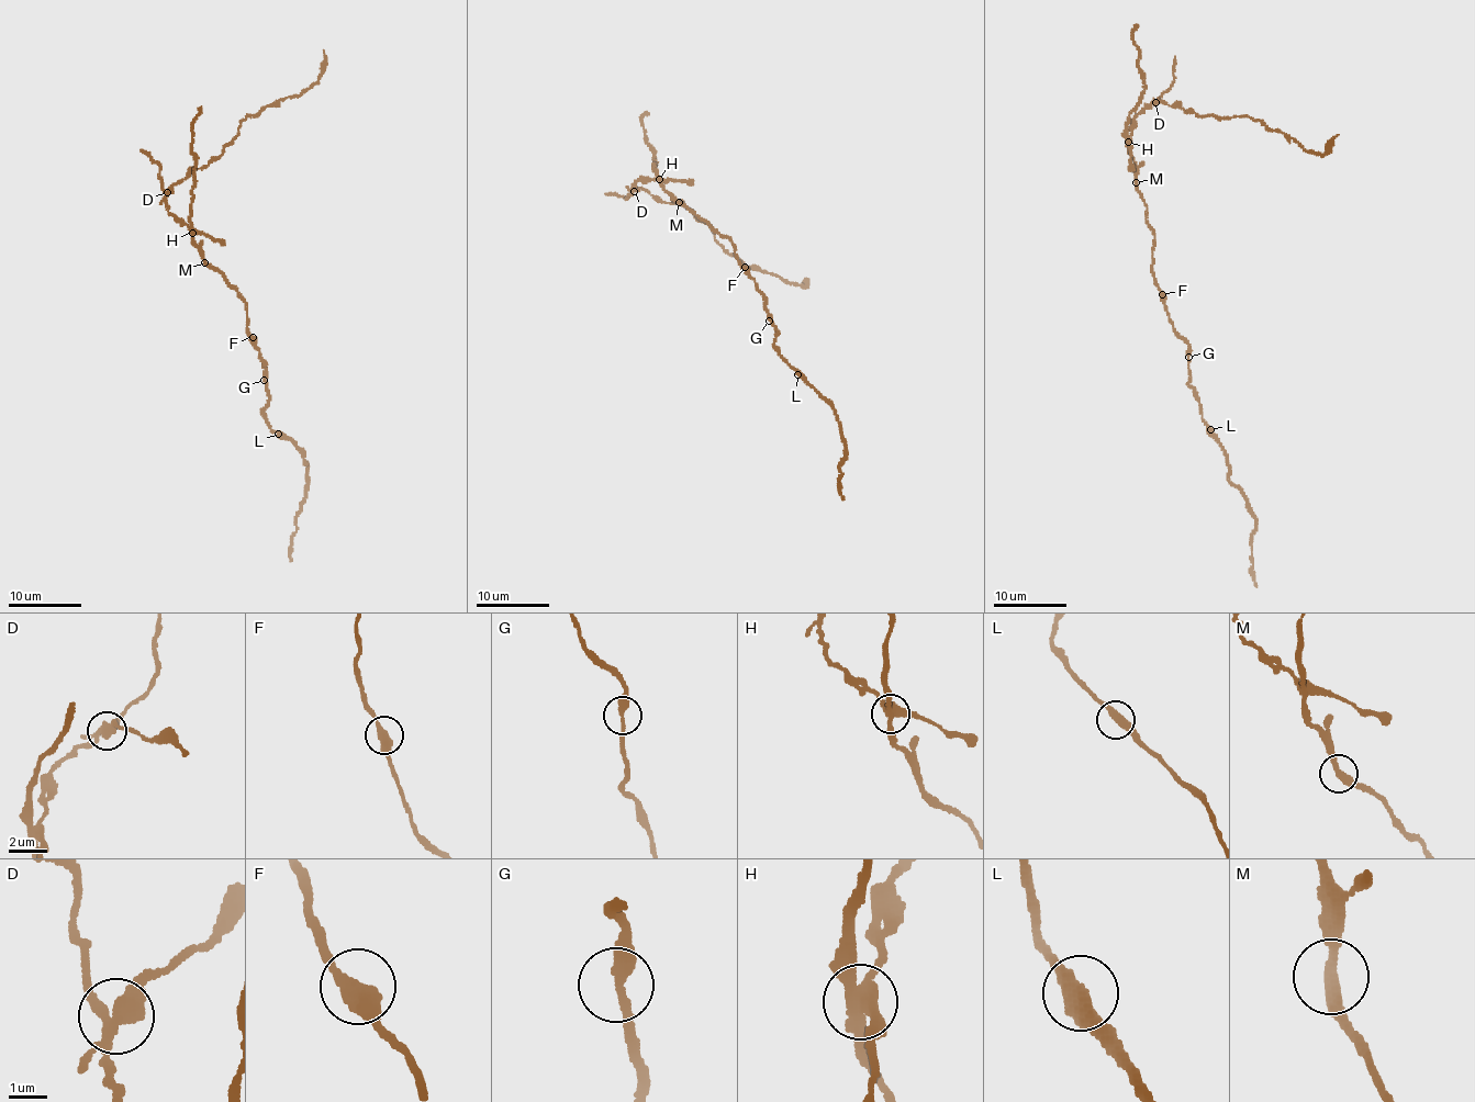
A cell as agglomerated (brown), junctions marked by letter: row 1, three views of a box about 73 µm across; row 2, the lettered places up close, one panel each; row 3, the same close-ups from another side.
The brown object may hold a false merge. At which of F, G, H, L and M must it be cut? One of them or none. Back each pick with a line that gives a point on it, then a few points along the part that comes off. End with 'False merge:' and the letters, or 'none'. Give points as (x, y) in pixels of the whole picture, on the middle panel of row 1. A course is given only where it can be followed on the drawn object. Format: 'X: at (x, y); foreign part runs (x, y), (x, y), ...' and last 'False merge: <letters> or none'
H: at (659, 179); foreign part runs (659, 179), (634, 182), (633, 190), (682, 203), (712, 226), (715, 240), (747, 267), (805, 283)
False merge: H

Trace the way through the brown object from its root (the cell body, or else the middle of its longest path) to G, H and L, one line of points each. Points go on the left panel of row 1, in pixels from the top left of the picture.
G: (237, 291), (247, 311), (246, 333), (265, 367), (264, 380)
H: (237, 291), (224, 272), (205, 261), (201, 247), (193, 243), (192, 233)
L: (237, 291), (247, 311), (246, 333), (265, 367), (269, 405), (263, 409), (263, 416), (270, 430), (278, 434)

